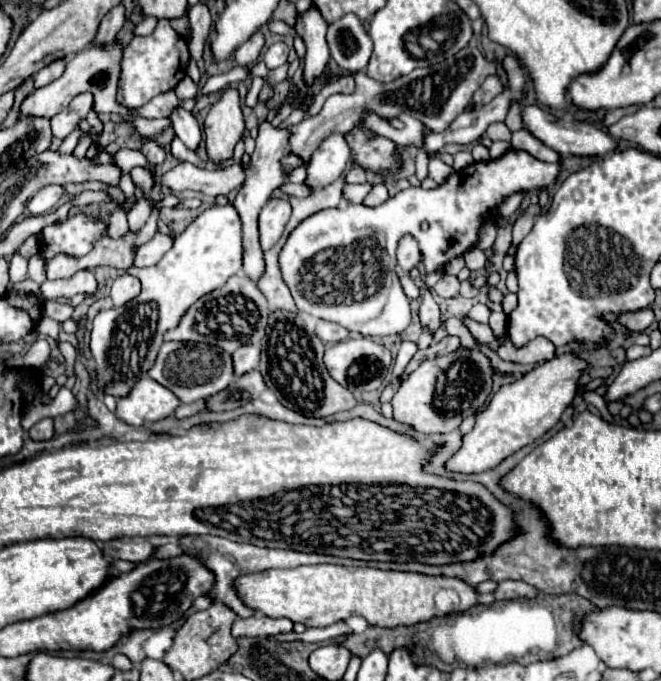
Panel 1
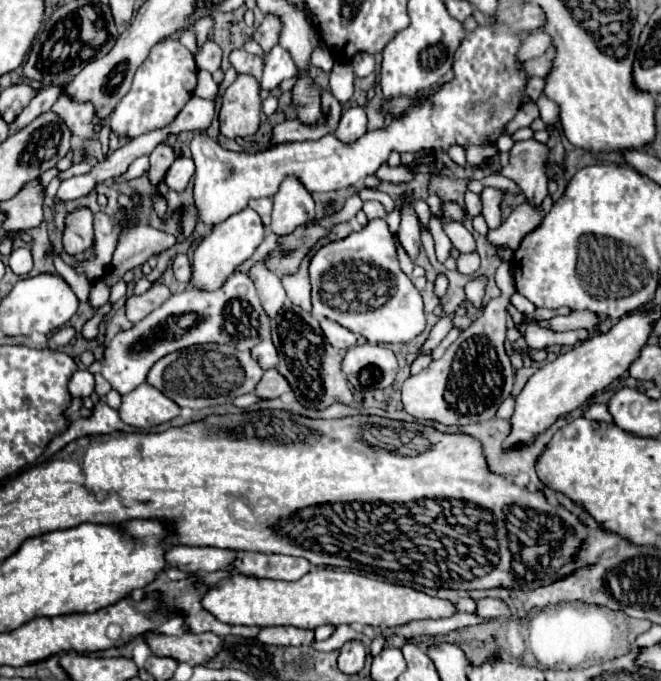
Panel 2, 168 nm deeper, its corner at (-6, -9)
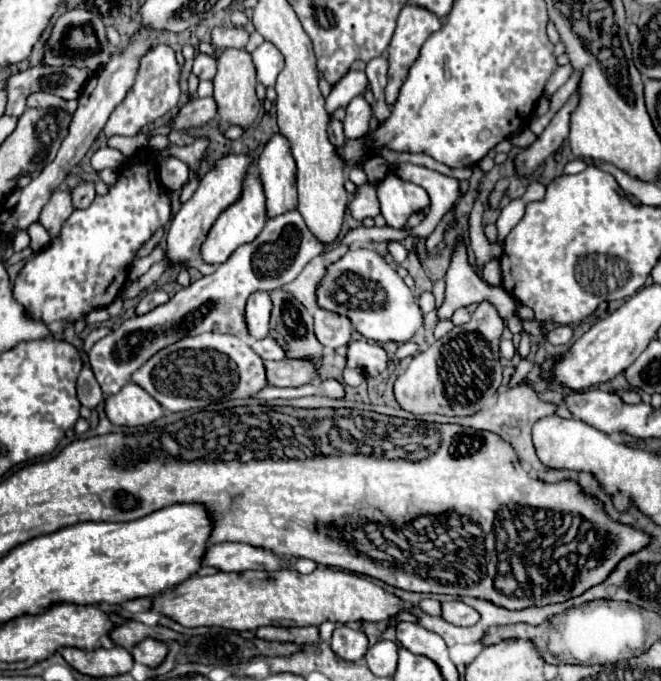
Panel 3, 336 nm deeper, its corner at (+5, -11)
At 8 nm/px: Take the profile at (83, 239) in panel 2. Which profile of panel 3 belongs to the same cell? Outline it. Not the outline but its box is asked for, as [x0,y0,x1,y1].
[39,190,75,236]

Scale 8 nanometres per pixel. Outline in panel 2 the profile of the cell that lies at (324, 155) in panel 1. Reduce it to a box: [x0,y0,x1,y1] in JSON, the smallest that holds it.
[334,108,366,144]

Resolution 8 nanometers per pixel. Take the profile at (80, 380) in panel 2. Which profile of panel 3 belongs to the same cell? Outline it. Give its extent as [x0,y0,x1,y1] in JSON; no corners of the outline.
[77,366,103,408]

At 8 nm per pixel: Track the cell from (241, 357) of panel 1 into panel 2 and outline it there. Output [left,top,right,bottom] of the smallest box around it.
[252,340,276,370]

